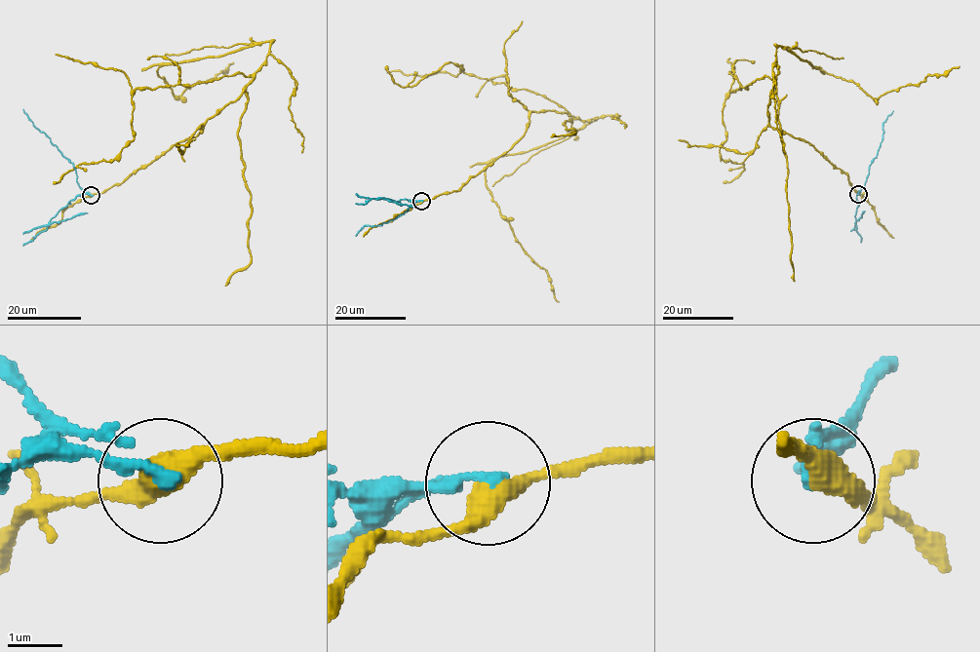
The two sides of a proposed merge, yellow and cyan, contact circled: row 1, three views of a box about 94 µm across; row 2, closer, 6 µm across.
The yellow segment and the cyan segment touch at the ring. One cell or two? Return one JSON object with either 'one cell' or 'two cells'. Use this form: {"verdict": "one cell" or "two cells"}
{"verdict": "two cells"}

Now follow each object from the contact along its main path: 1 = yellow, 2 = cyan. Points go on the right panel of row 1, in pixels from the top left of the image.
1: (858, 194), (811, 145), (769, 125), (777, 47), (875, 98), (959, 66)
2: (858, 194), (882, 141), (883, 123), (893, 111)

